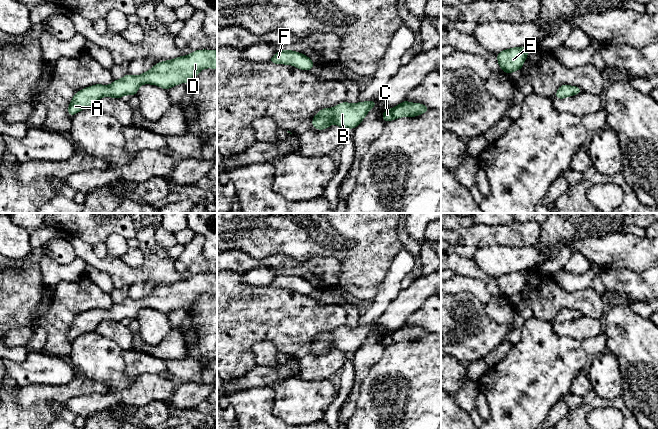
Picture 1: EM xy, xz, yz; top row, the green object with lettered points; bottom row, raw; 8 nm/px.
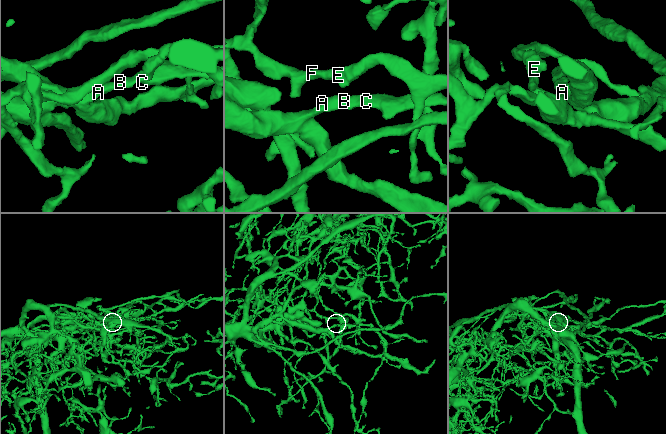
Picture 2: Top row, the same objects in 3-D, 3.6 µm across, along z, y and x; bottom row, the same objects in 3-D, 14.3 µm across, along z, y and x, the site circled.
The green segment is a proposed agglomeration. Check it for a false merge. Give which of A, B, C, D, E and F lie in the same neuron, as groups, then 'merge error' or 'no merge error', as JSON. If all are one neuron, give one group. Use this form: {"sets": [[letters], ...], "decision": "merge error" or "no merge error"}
{"sets": [["A", "B", "C", "D", "E", "F"]], "decision": "no merge error"}

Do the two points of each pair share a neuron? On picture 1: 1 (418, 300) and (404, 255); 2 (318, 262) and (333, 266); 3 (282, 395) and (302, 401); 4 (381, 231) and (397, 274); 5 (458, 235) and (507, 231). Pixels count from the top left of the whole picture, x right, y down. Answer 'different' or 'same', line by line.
1: different
2: same
3: same
4: different
5: same

